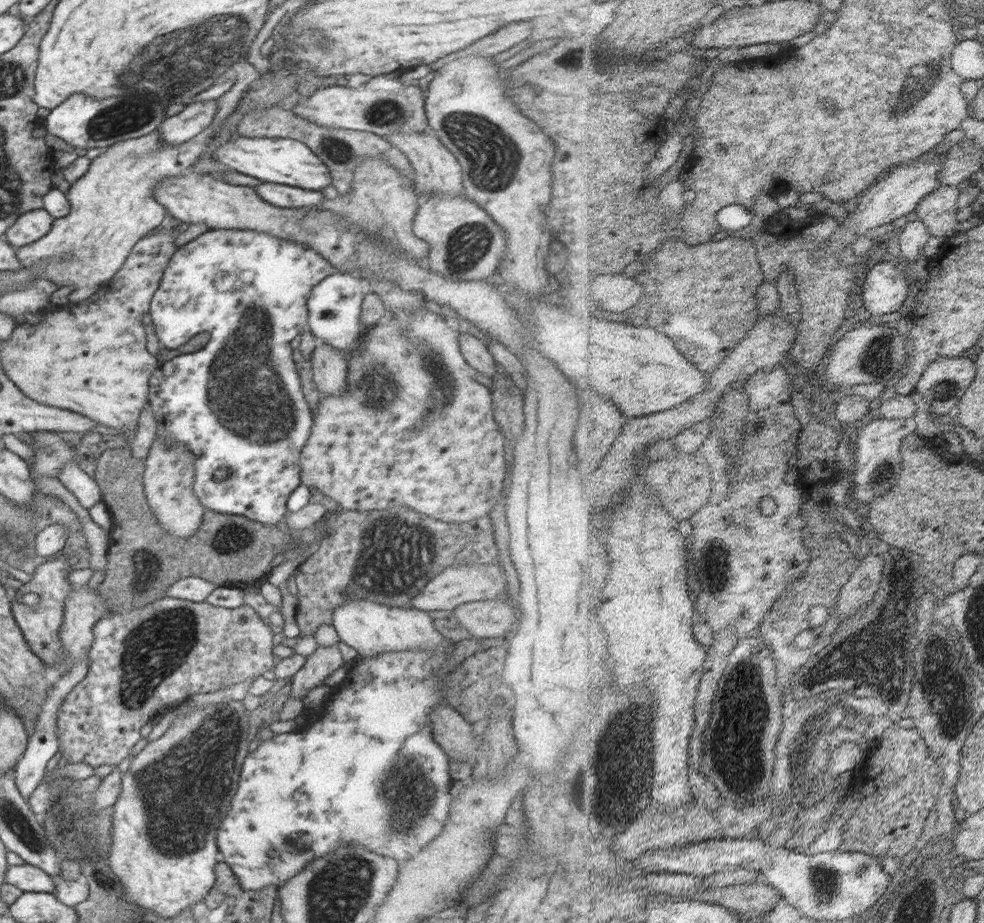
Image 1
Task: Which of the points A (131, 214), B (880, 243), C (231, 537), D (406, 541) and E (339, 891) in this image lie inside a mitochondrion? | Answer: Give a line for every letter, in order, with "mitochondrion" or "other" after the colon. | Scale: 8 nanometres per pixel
A: other
B: other
C: mitochondrion
D: mitochondrion
E: mitochondrion

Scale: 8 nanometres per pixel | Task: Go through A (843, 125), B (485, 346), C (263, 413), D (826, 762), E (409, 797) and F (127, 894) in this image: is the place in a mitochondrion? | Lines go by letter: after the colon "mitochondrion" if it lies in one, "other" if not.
A: other
B: other
C: mitochondrion
D: other
E: mitochondrion
F: other

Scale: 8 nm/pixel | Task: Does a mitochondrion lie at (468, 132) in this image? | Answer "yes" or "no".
yes

